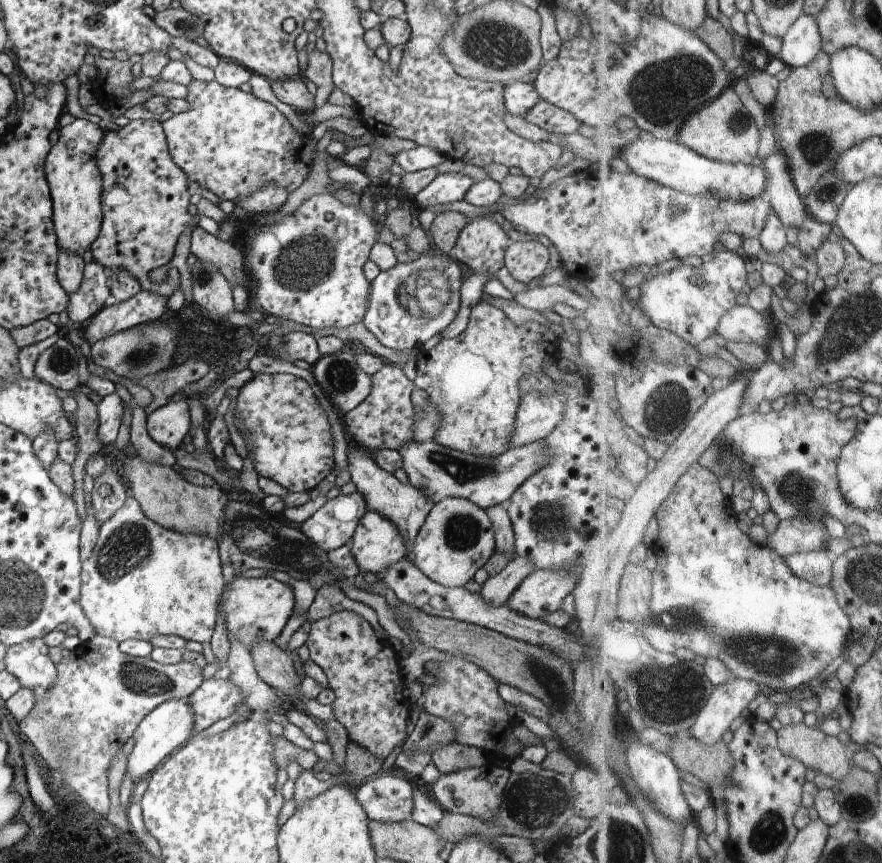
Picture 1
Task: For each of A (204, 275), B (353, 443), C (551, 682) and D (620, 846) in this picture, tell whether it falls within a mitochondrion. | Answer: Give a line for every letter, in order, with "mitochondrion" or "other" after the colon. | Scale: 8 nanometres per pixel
A: mitochondrion
B: other
C: mitochondrion
D: mitochondrion

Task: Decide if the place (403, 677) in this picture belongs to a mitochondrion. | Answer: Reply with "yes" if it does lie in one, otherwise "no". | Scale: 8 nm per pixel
no

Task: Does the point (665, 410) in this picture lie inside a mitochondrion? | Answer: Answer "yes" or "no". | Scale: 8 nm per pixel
yes

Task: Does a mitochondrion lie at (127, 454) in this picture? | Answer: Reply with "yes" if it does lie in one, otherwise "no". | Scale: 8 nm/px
no

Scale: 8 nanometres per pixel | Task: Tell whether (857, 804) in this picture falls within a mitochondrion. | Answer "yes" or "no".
yes

